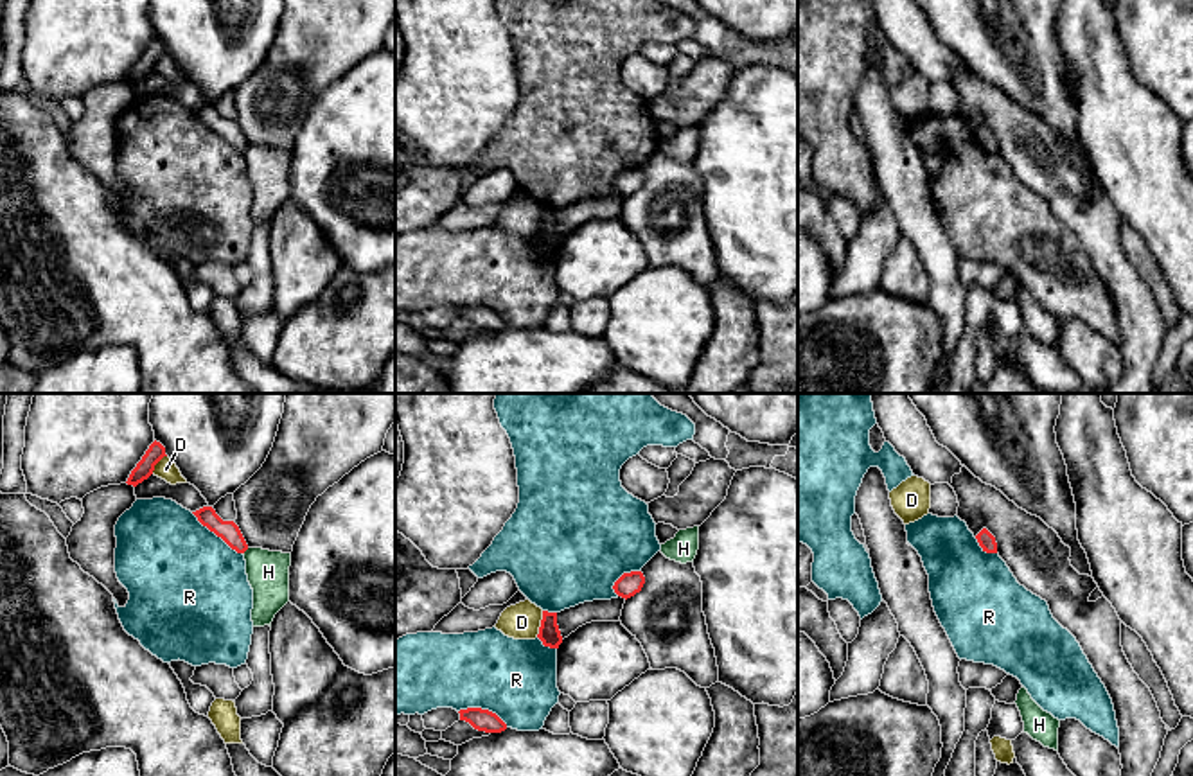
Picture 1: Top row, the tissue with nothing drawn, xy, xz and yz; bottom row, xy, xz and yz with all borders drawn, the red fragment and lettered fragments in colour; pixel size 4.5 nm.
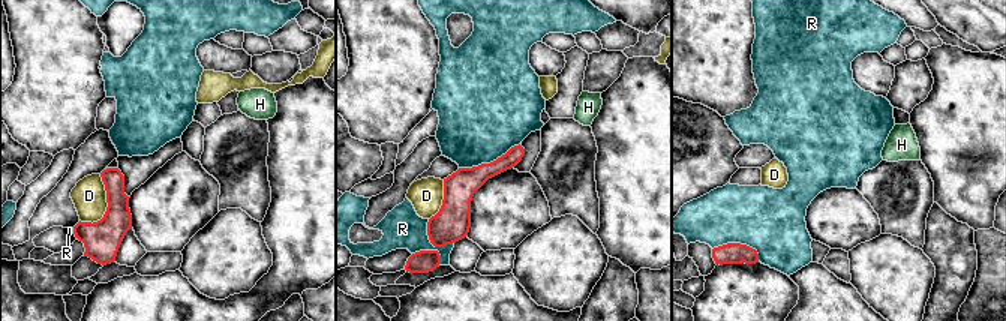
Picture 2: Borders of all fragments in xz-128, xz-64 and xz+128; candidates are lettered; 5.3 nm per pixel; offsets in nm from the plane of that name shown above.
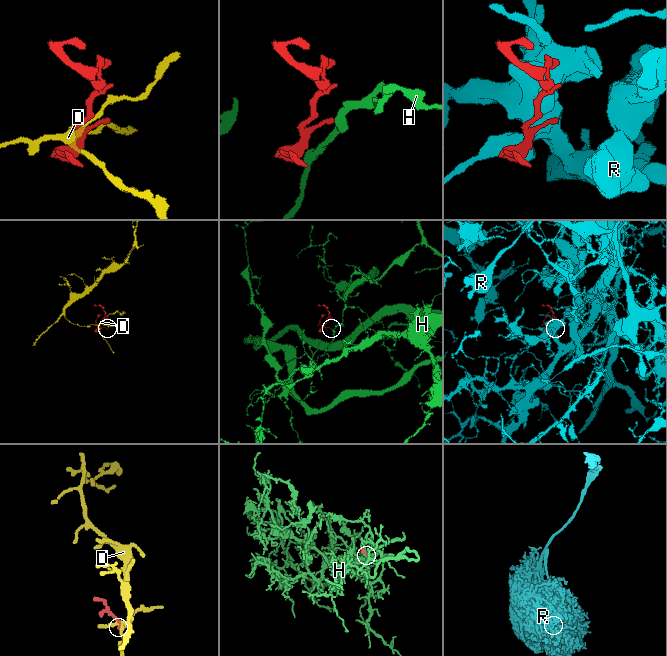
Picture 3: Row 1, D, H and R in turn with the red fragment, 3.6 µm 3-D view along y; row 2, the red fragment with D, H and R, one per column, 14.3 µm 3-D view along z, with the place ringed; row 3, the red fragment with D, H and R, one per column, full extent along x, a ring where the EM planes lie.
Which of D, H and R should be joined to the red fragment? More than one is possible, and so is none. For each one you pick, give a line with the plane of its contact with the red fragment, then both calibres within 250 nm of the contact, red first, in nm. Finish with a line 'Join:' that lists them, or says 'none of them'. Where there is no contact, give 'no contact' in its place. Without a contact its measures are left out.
Join: none of them

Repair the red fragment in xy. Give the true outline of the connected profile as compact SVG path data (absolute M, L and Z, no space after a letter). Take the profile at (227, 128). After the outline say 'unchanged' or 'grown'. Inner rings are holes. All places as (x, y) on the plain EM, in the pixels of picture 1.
M203 104L192 111L203 124L221 135L237 151L244 151L248 147L239 124L234 119L223 119L212 104Z; unchanged

